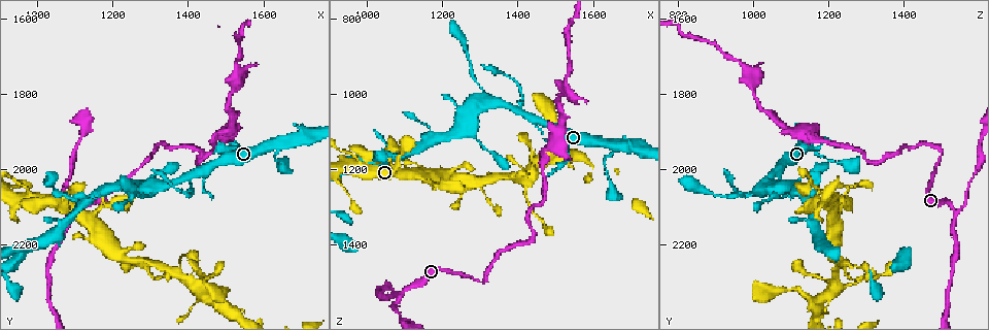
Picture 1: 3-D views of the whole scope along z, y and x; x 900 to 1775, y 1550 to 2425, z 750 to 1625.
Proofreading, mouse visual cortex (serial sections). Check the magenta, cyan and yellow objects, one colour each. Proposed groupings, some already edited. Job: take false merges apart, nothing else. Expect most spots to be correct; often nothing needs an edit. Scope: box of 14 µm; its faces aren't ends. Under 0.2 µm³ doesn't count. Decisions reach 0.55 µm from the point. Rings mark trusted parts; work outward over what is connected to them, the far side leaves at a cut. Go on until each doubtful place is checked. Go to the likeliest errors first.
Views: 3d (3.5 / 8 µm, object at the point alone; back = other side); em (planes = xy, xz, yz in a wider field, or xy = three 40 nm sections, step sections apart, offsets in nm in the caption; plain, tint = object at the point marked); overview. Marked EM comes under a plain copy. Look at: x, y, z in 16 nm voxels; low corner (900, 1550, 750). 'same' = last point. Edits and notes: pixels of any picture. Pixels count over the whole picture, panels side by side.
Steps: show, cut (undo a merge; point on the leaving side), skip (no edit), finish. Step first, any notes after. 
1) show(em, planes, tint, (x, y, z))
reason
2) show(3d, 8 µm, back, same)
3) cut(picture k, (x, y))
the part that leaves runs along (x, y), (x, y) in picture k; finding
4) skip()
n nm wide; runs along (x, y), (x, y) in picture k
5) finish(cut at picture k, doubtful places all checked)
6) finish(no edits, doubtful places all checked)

show(3d, 3.5 µm, back, (1175, 2100, 1240))
a narrow waist

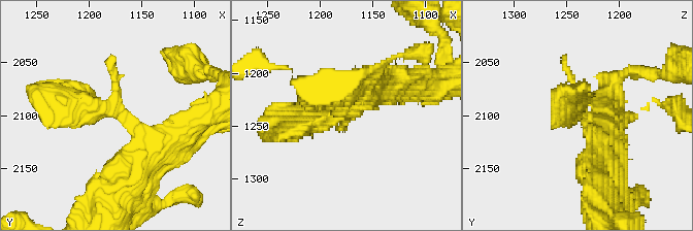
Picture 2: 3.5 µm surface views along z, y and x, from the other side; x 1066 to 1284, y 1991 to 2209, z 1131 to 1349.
show(em, xy, step 5, tint, (1176, 2098, 1236))

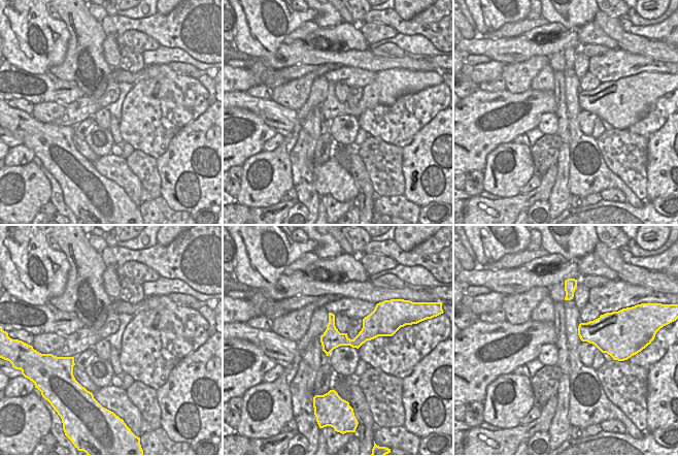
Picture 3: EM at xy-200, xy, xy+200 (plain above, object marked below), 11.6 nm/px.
show(em, xy, step 3, tint, same)
cut it another way

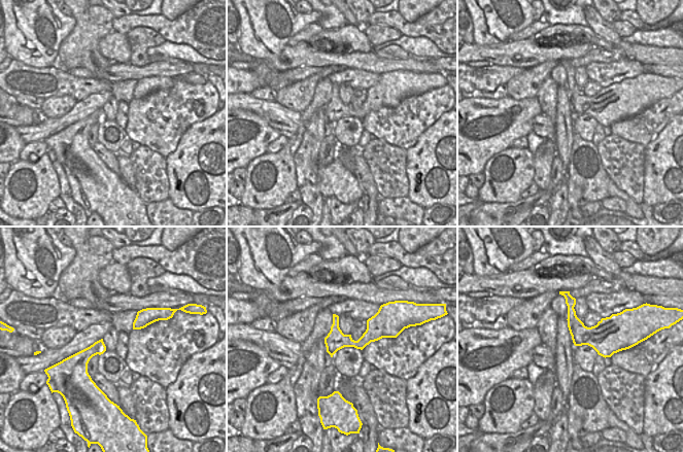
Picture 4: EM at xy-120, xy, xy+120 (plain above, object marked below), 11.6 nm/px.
skip()
runs along (166, 144), (116, 112), (53, 97) in picture 2; all the same cell

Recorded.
show(3d, 3.5 µm, back, (1085, 2110, 1530))
arms part here

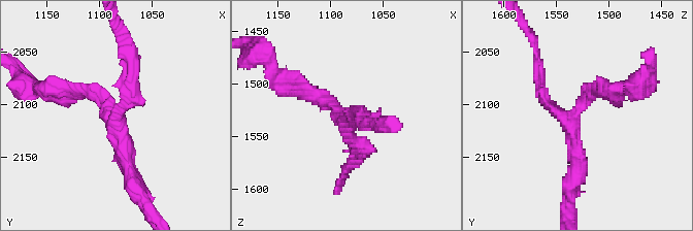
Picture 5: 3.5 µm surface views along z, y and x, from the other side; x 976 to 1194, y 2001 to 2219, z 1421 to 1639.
show(em, xy, step 3, tint, (1086, 2118, 1536))

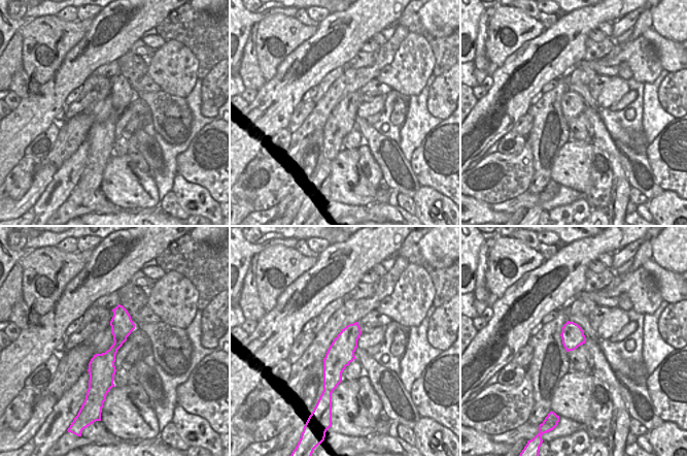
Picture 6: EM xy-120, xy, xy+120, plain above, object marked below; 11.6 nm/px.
skip()
runs along (119, 307), (108, 385) in picture 6; one cell here

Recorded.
show(3d, 3.5 µm, (1310, 1945, 1490))
abrupt turn

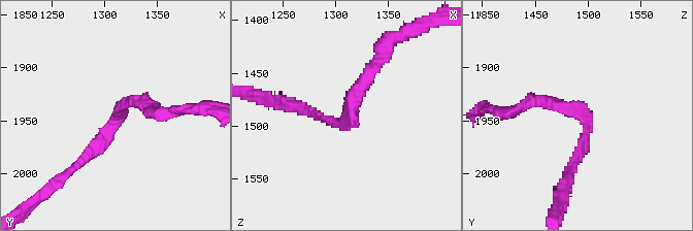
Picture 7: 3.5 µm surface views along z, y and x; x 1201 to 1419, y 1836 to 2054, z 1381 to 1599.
show(em, xy, step 1, tint, (1312, 1944, 1492))
arms of 150, 200 nm; need the tissue

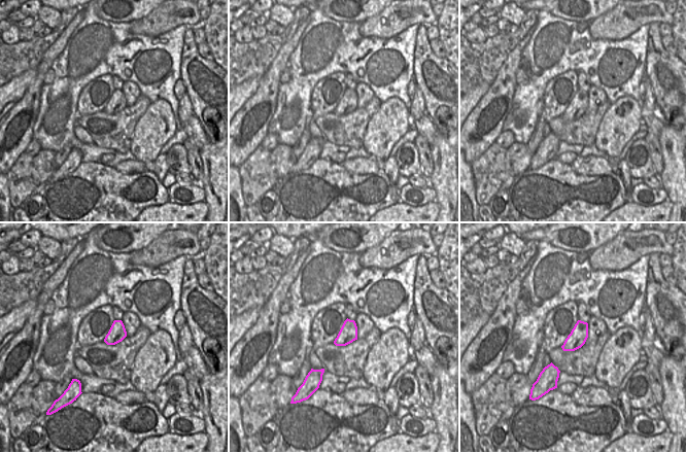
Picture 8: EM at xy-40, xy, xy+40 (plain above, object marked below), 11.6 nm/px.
skip()
runs along (76, 165), (124, 102), (143, 102) in picture 7; one cell here

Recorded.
show(3d, 3.5 µm, (1435, 1950, 1380))
sharp bend

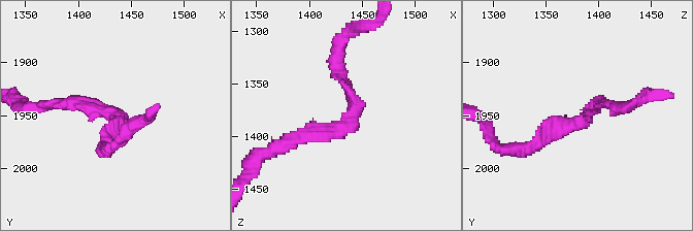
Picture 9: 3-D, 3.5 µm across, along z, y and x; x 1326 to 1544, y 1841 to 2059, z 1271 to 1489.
show(em, xy, step 3, tint, (1436, 1954, 1386))
arms of 200, 200 nm; now the EM

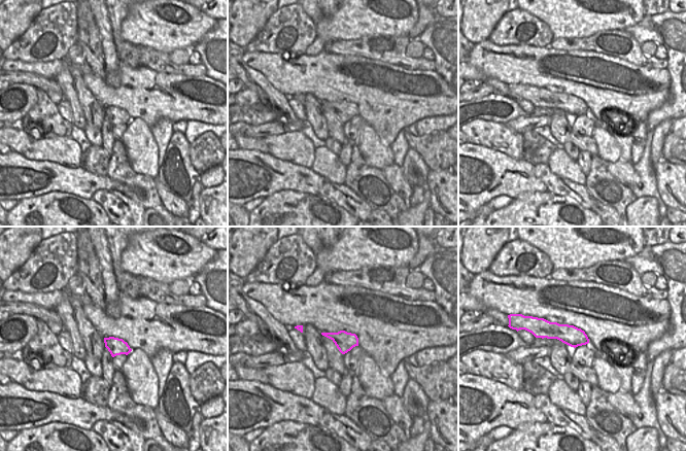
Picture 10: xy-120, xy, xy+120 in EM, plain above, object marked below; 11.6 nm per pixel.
skip()
runs along (287, 145), (347, 122), (353, 98), (340, 69) in picture 9; one cell here

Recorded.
show(3d, 3.5 µm, (1425, 1975, 1310))
sharp bend

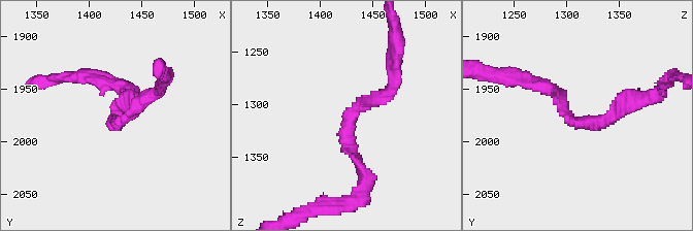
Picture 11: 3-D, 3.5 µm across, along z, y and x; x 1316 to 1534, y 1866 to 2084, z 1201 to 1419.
show(em, xy, step 5, tint, (1426, 1982, 1314))
arms of 200, 200 nm

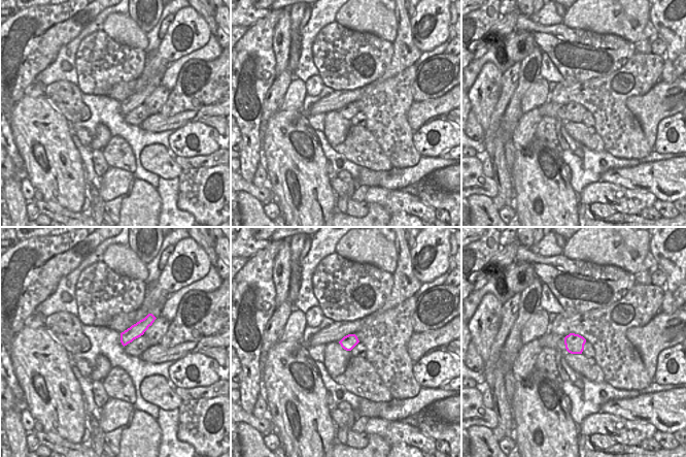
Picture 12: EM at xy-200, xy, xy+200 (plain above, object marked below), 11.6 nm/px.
skip()
runs along (363, 179), (348, 122), (392, 88) in picture 11; one cell here

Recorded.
finish(no edits, doubtful places all checked)

